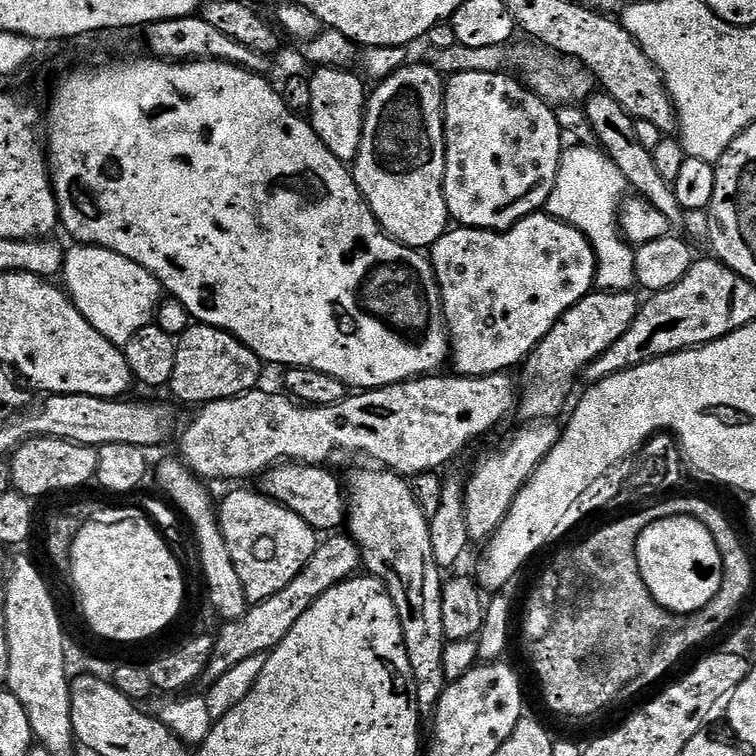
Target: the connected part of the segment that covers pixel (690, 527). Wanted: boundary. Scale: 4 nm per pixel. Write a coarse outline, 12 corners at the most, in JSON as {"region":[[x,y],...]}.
{"region":[[656,520],[636,540],[652,598],[691,617],[722,586],[700,520]]}

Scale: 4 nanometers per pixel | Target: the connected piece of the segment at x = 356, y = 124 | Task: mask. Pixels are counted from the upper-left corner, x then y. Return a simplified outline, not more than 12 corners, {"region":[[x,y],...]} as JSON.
{"region":[[346,68],[311,73],[310,123],[330,154],[355,161],[366,88]]}

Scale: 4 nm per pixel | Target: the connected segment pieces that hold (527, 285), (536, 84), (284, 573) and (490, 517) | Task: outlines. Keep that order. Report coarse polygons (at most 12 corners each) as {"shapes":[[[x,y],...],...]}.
{"shapes":[[[573,224],[430,249],[458,376],[523,365],[596,288]],[[535,42],[424,46],[419,59],[456,72],[515,74],[553,106],[583,105],[594,77]],[[240,488],[218,504],[249,605],[289,586],[318,533]],[[523,425],[466,480],[468,534],[487,542],[562,435]]]}

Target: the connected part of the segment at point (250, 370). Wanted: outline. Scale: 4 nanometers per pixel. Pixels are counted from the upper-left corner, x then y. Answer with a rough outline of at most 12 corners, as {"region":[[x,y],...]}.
{"region":[[196,322],[176,341],[170,391],[195,406],[259,385],[261,360]]}

